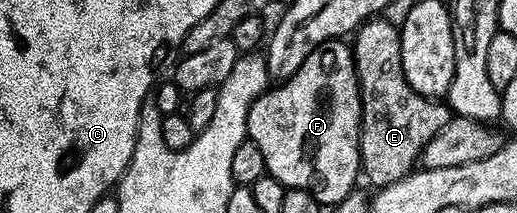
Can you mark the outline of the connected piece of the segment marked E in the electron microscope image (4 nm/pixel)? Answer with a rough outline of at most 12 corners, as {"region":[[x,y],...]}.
{"region":[[399,25],[353,33],[360,172],[415,171],[452,113],[408,86]]}

